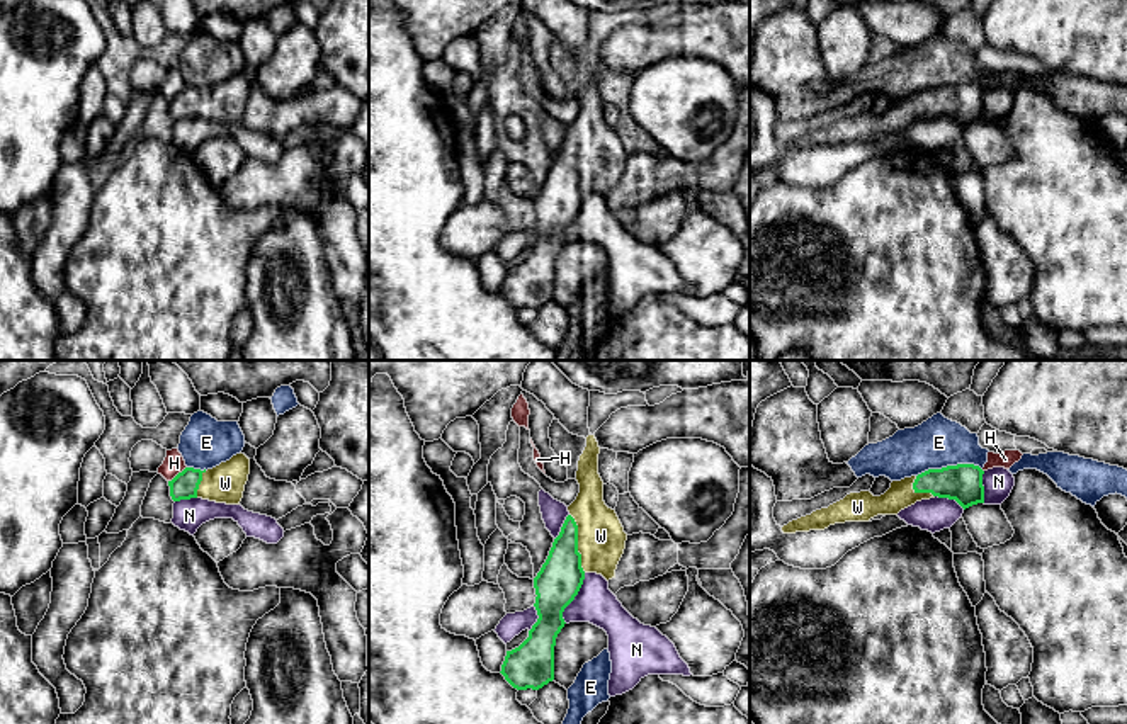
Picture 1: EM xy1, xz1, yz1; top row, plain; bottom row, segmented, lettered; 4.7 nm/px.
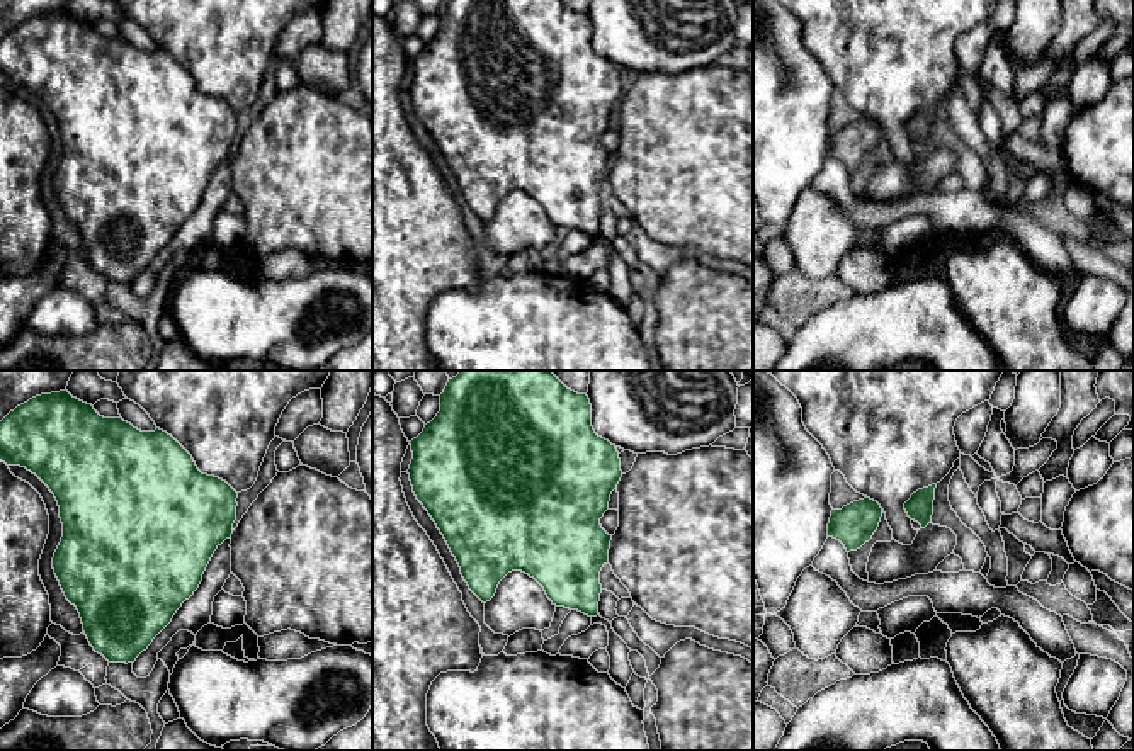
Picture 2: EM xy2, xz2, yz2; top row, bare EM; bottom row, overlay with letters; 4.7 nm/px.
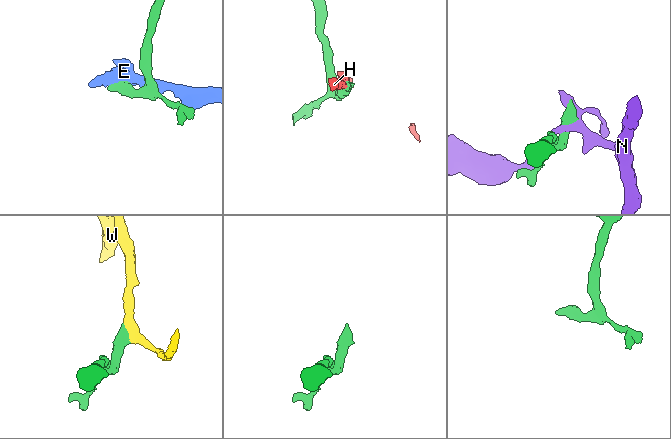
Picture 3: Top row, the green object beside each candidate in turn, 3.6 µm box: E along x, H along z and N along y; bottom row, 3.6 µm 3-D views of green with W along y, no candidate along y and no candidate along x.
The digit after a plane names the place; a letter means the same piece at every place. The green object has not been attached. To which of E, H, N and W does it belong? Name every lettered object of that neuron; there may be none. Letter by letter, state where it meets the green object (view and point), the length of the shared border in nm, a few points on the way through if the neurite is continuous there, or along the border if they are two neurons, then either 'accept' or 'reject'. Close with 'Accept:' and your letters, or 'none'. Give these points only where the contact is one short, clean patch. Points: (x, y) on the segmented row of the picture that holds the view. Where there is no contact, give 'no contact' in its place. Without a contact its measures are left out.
E: meets green in yz1 at (949, 466); contact 320 nm long; border along yz1 (981, 468), (973, 464), (928, 468), (917, 476); reject
H: meets green in xy1 at (179, 473); contact 120 nm long; border along xy1 (186, 466), (169, 481); reject
N: meets green in xz1 at (573, 599); contact 260 nm long; reject
W: meets green in xz1 at (577, 542); contact 280 nm long; runs through xz1 (558, 582), (577, 542), (588, 542), (600, 536); accept
Accept: W

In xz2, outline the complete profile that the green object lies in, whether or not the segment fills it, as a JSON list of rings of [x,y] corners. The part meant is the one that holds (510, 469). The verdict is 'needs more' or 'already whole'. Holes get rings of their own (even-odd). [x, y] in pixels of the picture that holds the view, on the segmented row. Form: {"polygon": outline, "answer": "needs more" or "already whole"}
{"polygon": [[[461,370],[456,377],[449,379],[440,394],[440,411],[437,416],[425,425],[423,432],[410,445],[413,459],[408,474],[413,493],[444,535],[469,590],[483,603],[495,596],[500,581],[508,573],[522,571],[544,588],[553,605],[578,610],[588,617],[600,615],[600,571],[609,562],[612,540],[612,535],[602,528],[600,518],[609,510],[610,494],[617,489],[622,471],[615,445],[598,437],[592,426],[592,404],[587,394],[568,389],[551,370]]], "answer": "already whole"}

